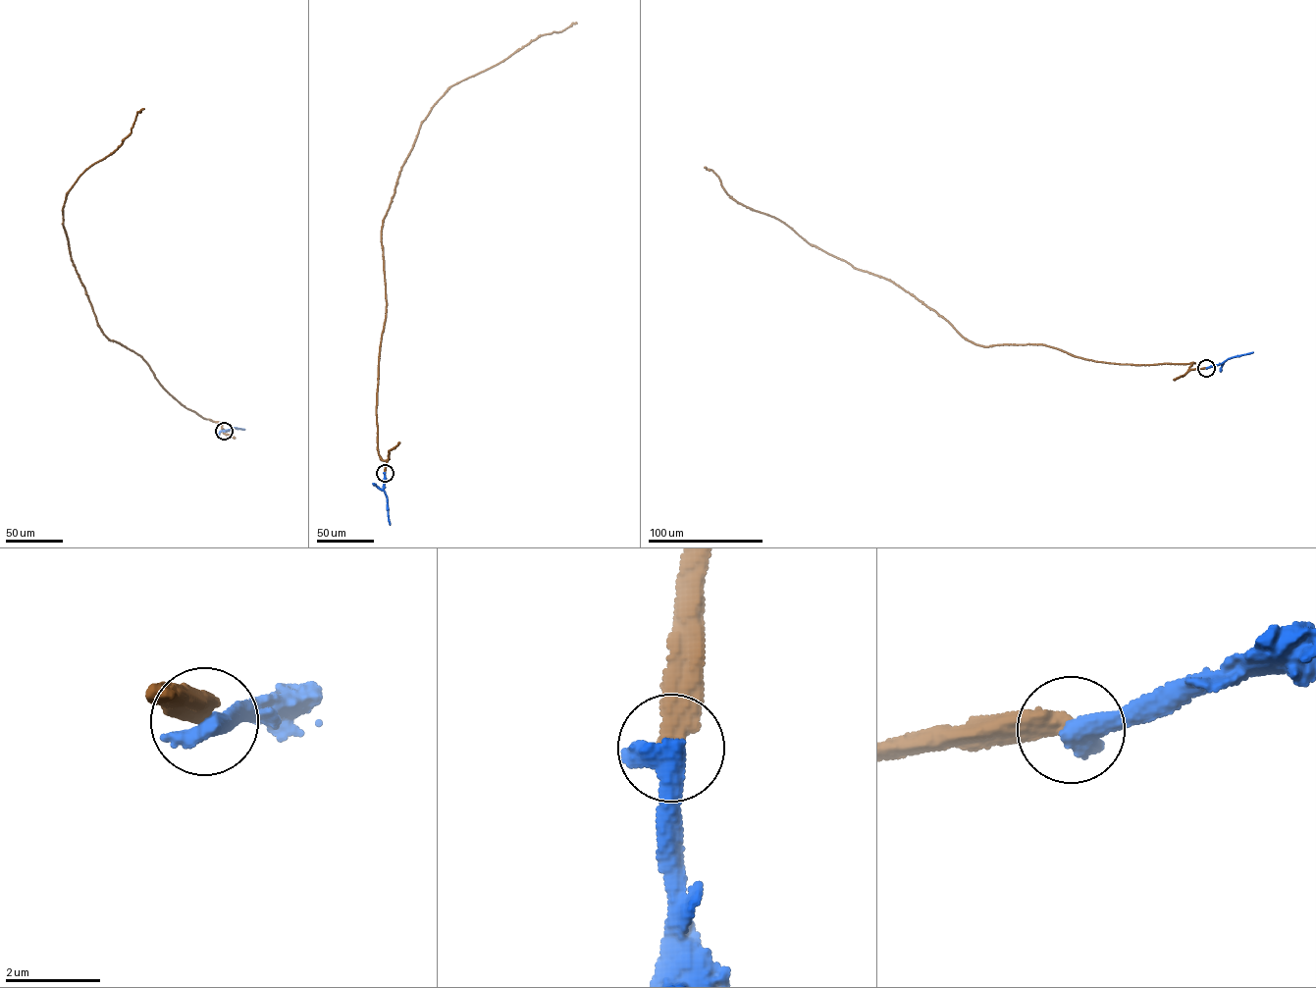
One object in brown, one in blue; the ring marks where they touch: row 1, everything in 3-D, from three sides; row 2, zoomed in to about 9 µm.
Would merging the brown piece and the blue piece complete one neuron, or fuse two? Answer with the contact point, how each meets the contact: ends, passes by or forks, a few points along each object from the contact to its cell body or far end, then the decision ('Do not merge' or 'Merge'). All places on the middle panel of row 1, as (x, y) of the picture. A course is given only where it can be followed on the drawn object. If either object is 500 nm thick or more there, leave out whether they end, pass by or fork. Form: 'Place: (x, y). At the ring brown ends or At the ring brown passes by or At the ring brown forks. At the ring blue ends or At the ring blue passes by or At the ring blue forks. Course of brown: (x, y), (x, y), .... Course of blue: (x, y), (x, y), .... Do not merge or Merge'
Place: (385, 473). Course of brown: (385, 472), (376, 414), (387, 303), (381, 232), (401, 166), (448, 87), (576, 24). Course of blue: (385, 472), (384, 490), (390, 525). Do not merge

